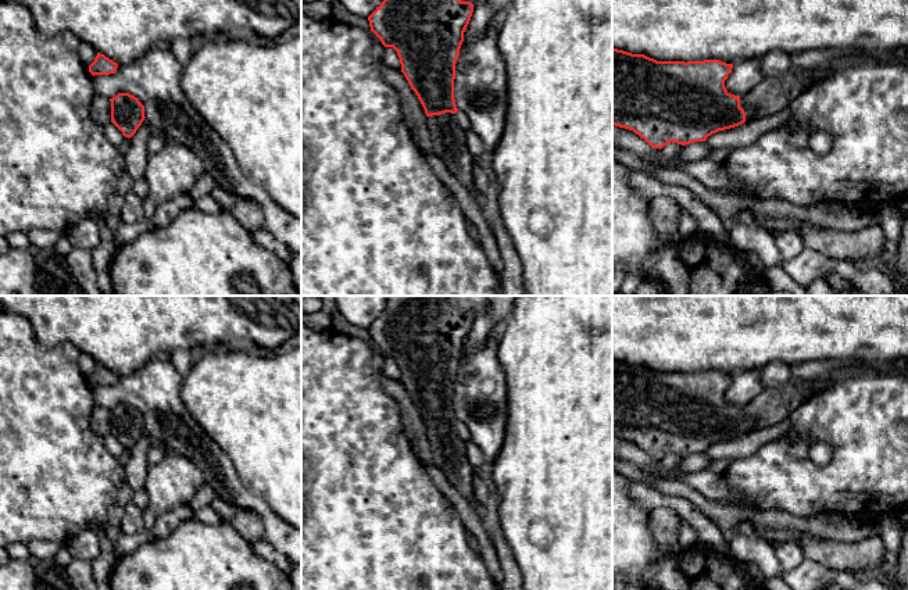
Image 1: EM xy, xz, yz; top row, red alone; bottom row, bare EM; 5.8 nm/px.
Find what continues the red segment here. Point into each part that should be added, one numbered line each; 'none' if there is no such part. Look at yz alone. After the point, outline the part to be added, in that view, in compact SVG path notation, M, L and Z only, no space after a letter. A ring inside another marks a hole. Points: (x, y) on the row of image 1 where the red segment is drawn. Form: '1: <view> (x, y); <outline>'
1: yz (751, 113); M740 96L740 107L744 110L746 112L746 121L754 121L761 118L762 115L758 112L758 110L755 107L751 107L746 103L744 96Z

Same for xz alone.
1: xz (447, 139); M446 112L426 117L430 133L430 150L436 154L451 172L451 175L475 197L479 193L473 189L473 155L466 146L465 130L455 122L455 114Z

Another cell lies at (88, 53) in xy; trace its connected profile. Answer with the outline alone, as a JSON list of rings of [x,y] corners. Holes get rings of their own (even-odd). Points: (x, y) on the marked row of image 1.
[[[81,42],[79,49],[81,61],[89,68],[89,65],[94,61],[97,56],[97,50],[87,42]]]

